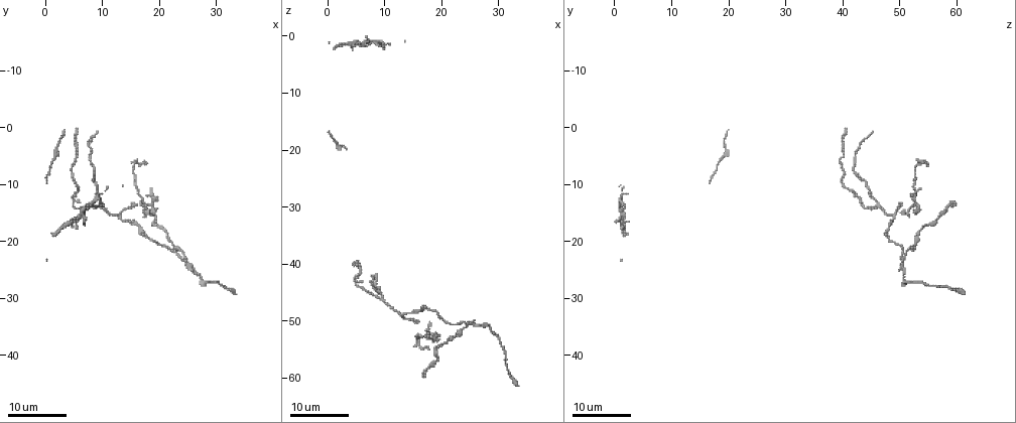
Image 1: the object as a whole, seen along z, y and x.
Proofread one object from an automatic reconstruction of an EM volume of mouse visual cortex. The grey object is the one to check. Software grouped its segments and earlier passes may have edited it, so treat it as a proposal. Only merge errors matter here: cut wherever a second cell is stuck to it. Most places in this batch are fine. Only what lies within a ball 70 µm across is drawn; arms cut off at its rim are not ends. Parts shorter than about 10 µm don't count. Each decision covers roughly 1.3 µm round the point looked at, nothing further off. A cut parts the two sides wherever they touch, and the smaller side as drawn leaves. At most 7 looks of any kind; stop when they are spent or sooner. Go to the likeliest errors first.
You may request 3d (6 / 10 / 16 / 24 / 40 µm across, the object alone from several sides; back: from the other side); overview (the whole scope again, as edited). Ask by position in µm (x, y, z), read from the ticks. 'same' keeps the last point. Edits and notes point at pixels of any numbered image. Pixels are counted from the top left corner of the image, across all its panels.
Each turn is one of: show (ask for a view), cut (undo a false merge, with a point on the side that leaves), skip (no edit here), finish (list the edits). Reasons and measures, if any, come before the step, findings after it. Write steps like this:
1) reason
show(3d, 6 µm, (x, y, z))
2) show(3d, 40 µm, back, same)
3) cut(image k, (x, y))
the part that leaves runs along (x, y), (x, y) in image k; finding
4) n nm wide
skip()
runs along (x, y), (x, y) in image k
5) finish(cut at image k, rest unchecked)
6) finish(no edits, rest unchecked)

two arms in line, one across
show(3d, 24 µm, (25.0, 23.5, 50.5))

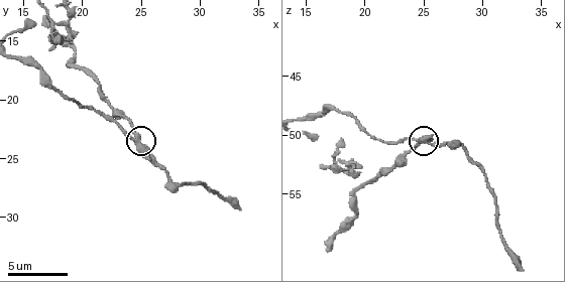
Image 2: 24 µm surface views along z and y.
show(3d, 10 µm, same)

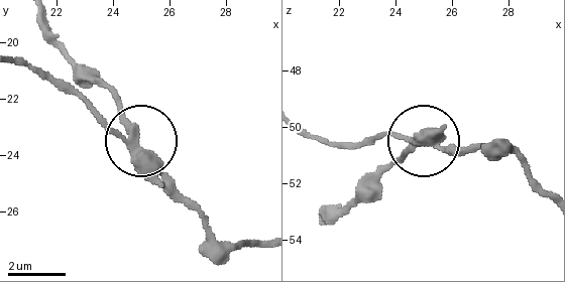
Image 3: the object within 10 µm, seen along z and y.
230 nm wide
cut(image 3, (127, 119))
the part that leaves runs along (143, 157), (114, 95), (71, 59), (44, 16) in image 3; two cells meet here

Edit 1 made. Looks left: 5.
three arms meet
show(3d, 16 µm, (10.0, 13.5, 46.0))

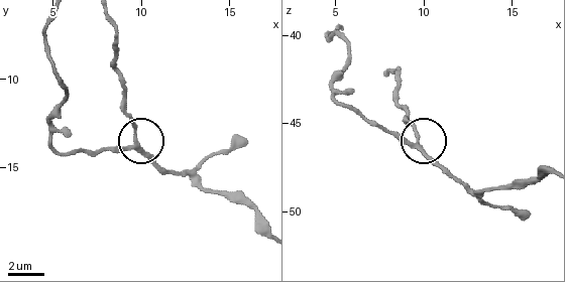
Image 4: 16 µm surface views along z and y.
zoom in
show(3d, 6 µm, (9.7, 13.6, 46.3))

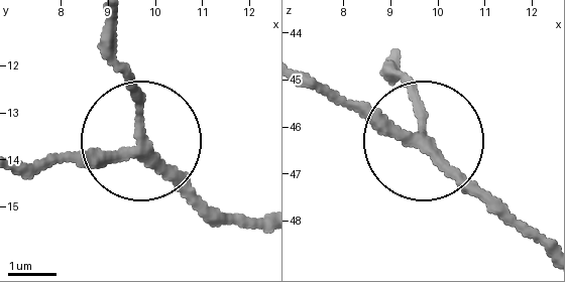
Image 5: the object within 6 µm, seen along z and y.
3 arms
skip()
runs along (304, 75), (425, 138), (417, 94), (392, 62) in image 5; all the same cell

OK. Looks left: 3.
three arms meet
show(3d, 24 µm, (5.0, 12.5, 43.5))

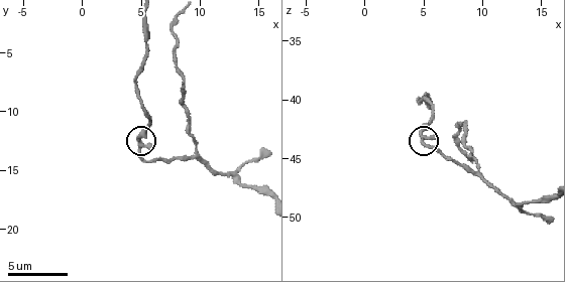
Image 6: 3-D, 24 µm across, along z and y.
show(3d, 10 µm, (5.0, 13.0, 43.2))

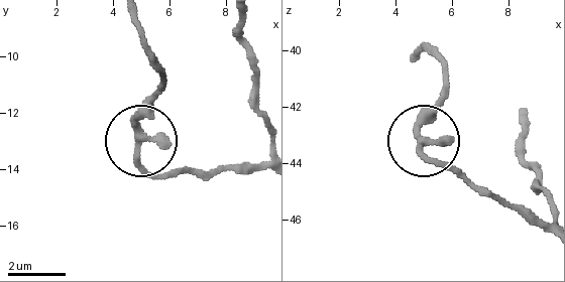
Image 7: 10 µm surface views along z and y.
skip()
runs along (130, 16), (158, 72), (137, 153), (151, 172), (171, 174) in image 7; all the same cell

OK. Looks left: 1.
finish(cut at image 3, rest unchecked)

